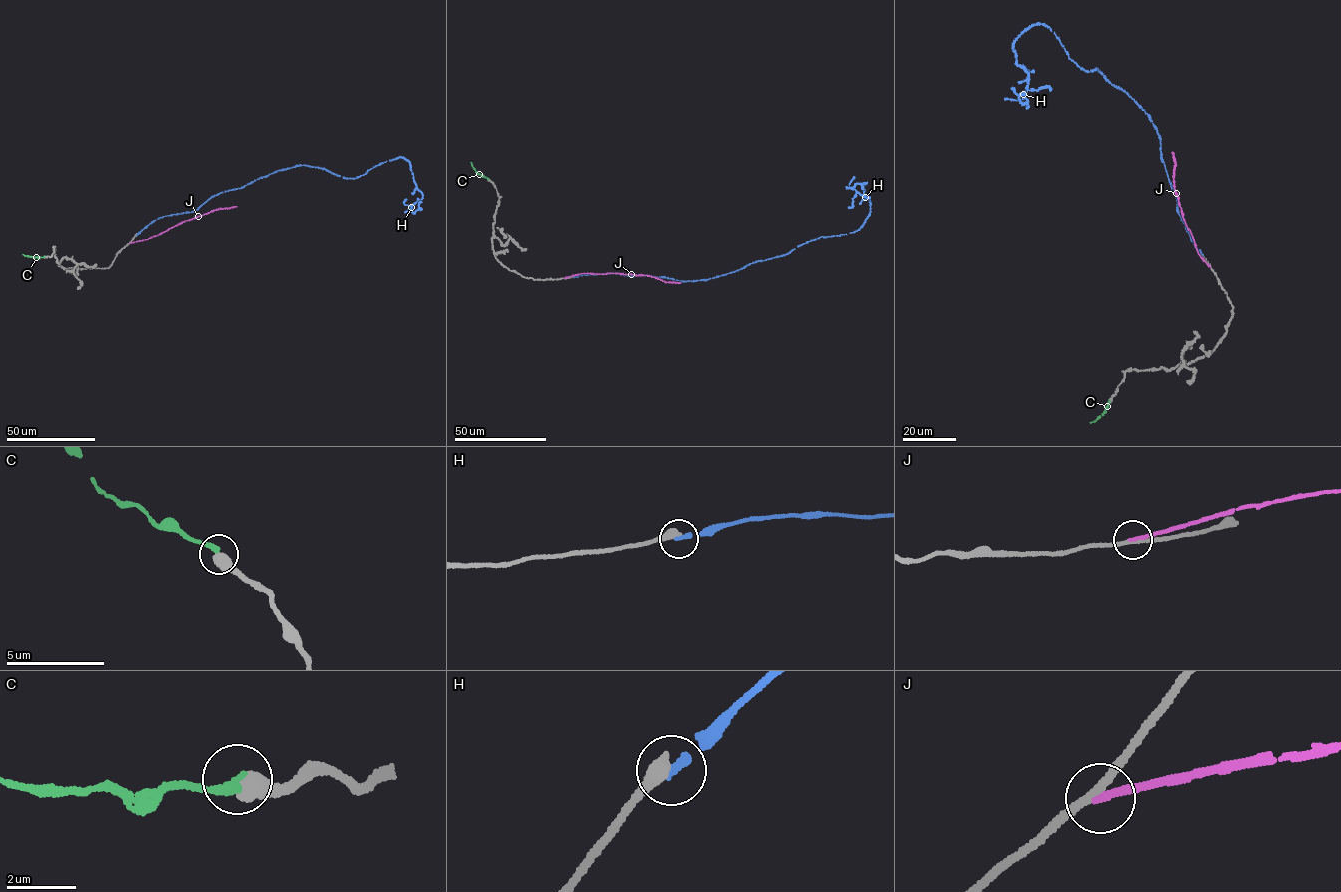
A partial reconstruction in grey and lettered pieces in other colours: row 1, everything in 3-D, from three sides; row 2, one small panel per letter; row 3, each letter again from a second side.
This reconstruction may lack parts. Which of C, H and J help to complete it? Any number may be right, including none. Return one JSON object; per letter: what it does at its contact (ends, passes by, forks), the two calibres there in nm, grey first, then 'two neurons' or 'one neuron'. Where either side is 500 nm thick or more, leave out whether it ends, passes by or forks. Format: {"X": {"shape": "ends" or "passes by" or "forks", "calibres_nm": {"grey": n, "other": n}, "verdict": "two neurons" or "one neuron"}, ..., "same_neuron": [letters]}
{"C": {"calibres_nm": {"grey": 650, "other": 280}, "verdict": "two neurons"}, "H": {"shape": "ends", "calibres_nm": {"grey": 440, "other": 240}, "verdict": "two neurons"}, "J": {"shape": "ends", "calibres_nm": {"grey": 220, "other": 200}, "verdict": "two neurons"}, "same_neuron": []}

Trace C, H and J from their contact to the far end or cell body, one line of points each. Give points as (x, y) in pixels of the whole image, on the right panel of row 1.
C: (1109, 401), (1102, 414), (1091, 422)
H: (1202, 254), (1155, 128), (1122, 89), (1081, 68), (1039, 23), (1013, 43), (1026, 102), (1011, 87)
J: (1210, 266), (1198, 253), (1182, 216), (1173, 186), (1175, 164), (1172, 151)

